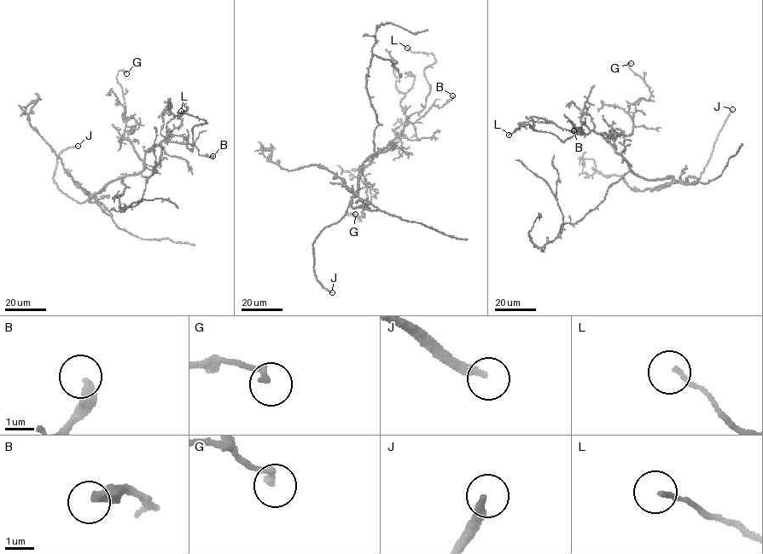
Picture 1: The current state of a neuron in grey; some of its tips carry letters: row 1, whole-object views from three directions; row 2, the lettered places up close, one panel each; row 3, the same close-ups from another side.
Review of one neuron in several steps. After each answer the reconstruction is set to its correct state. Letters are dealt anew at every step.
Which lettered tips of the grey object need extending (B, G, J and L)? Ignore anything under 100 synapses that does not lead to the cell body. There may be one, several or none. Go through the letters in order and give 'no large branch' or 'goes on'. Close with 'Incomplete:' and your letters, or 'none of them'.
B: no large branch
G: no large branch
J: goes on
L: no large branch
Incomplete: J

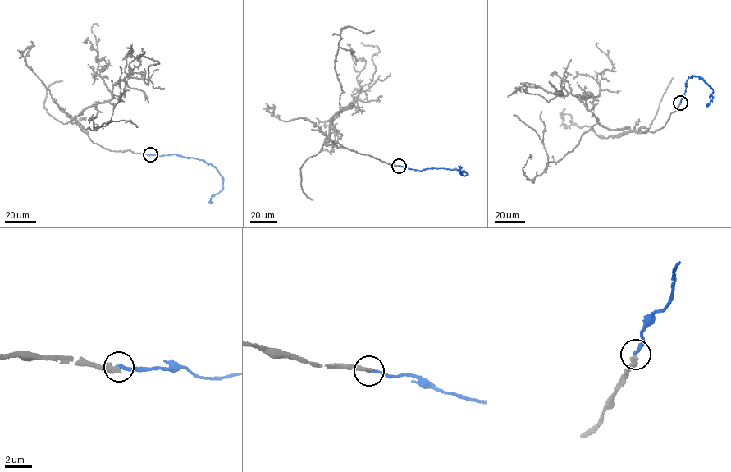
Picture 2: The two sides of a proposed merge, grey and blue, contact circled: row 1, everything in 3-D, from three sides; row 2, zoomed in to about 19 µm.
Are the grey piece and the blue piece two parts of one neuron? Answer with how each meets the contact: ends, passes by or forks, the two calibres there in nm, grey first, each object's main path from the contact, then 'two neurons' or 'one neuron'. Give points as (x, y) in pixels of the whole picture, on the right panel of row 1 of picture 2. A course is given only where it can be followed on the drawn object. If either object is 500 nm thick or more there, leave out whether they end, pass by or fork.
grey ends; blue ends; calibres 340 and 220 nm; course grey (680, 103), (653, 132), (597, 122), (562, 158), (546, 163), (544, 171), (543, 144), (513, 115); course blue (680, 103), (688, 77), (693, 75), (700, 77), (713, 91), (713, 98), (706, 107); two neurons

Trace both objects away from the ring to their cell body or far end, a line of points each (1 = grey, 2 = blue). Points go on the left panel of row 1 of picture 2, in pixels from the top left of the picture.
1: (150, 154), (107, 149), (70, 121), (94, 104), (93, 126), (108, 123), (121, 93), (121, 66)
2: (150, 154), (197, 158), (215, 167), (222, 180), (222, 189), (208, 202)

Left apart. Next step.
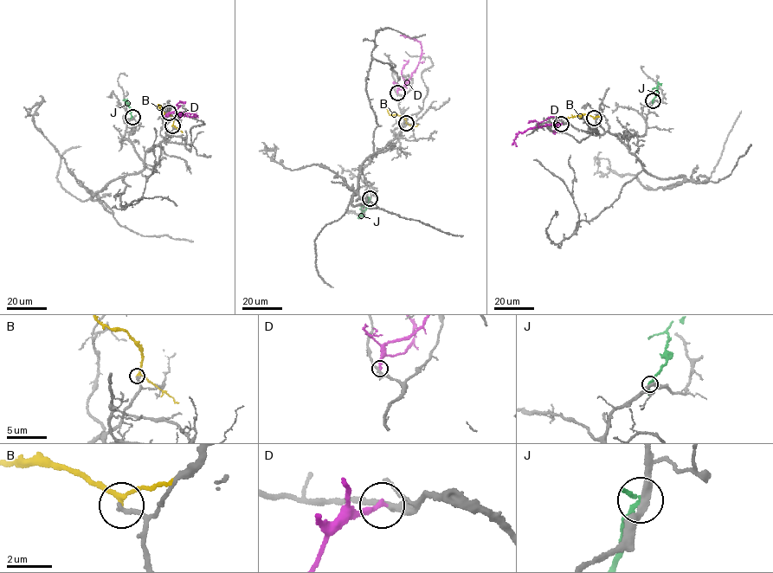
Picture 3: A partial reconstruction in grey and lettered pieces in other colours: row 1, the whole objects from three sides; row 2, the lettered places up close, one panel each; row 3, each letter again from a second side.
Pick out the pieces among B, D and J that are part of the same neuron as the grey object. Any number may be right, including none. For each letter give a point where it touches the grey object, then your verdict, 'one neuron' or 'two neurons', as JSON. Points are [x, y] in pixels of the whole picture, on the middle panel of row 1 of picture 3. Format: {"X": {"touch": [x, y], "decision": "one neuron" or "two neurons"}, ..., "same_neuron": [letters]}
{"B": {"touch": [406, 123], "decision": "two neurons"}, "D": {"touch": [397, 93], "decision": "two neurons"}, "J": {"touch": [370, 198], "decision": "two neurons"}, "same_neuron": []}

